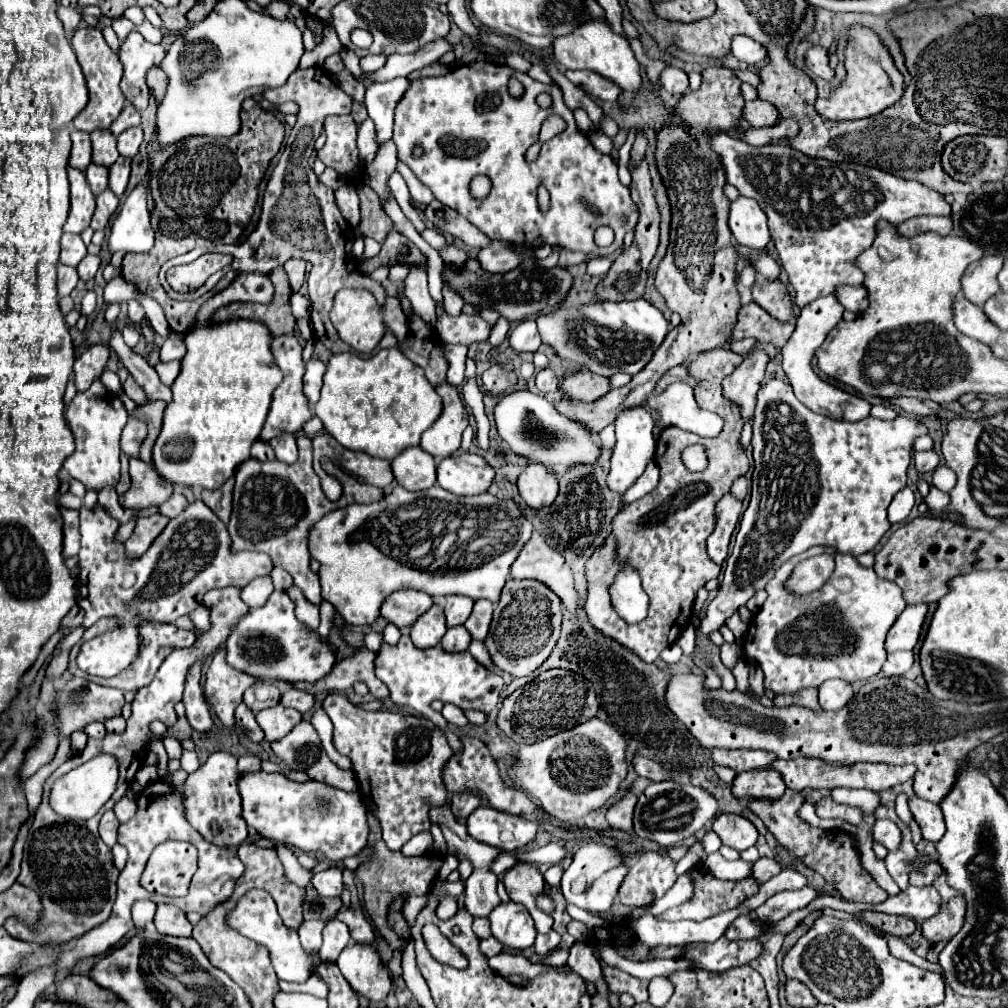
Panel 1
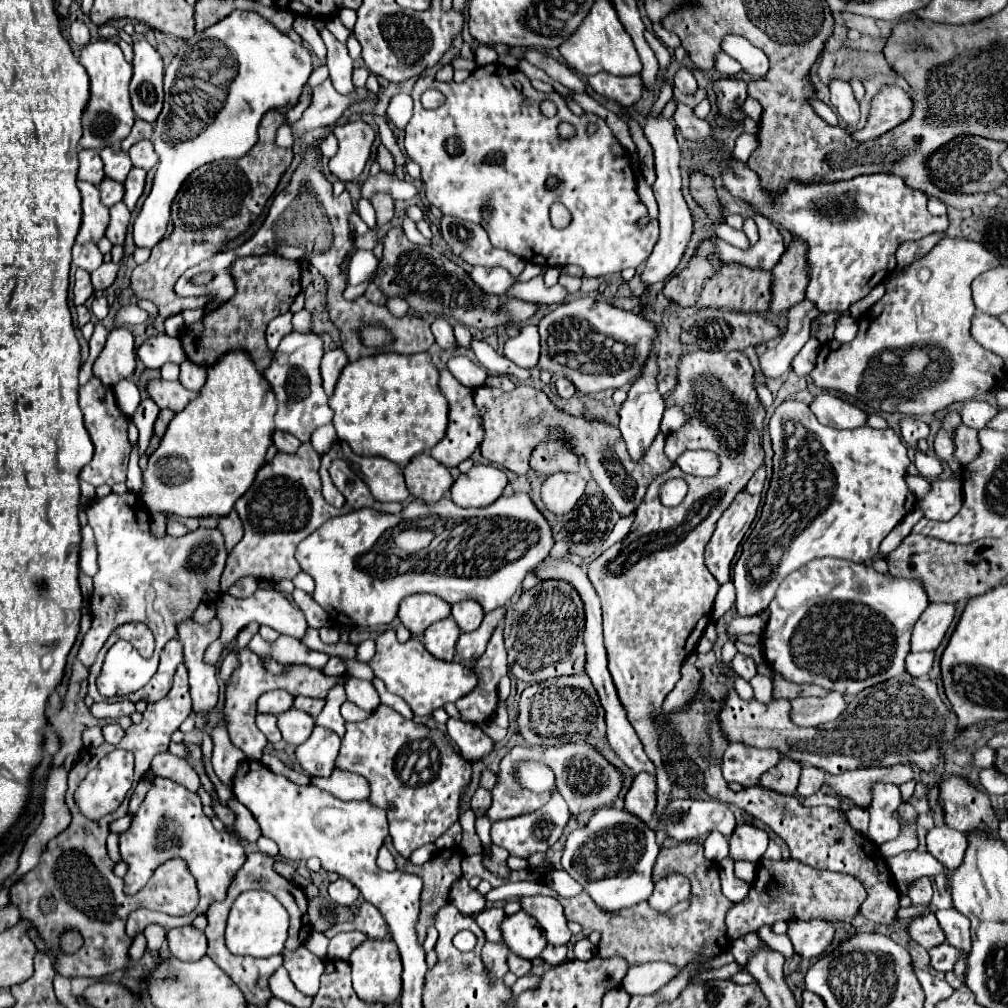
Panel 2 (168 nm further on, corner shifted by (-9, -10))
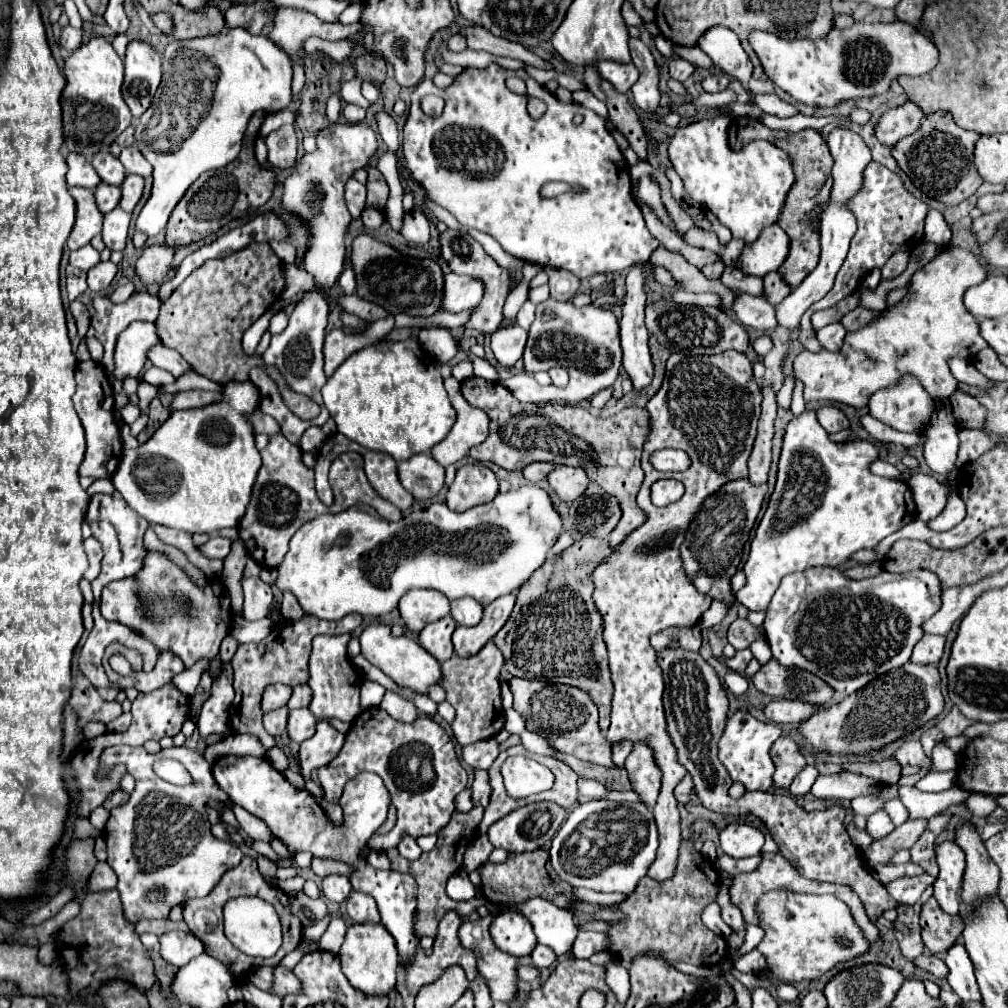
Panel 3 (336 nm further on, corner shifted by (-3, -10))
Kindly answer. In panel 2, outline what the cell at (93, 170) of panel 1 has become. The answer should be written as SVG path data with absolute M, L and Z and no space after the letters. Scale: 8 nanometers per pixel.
M103 179L99 183L99 191L101 191L101 203L107 207L113 207L115 203L119 203L123 199L123 185L113 181L113 179Z

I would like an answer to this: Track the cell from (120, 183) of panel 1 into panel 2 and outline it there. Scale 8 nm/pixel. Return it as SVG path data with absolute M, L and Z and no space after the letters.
M131 169L129 171L129 175L127 175L127 179L125 179L125 197L123 197L123 203L133 211L133 207L135 207L135 203L137 203L137 199L141 197L141 193L143 193L143 187L145 187L145 171L143 169Z

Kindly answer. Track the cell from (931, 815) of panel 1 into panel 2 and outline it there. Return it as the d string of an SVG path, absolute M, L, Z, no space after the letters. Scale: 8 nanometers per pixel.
M947 825L933 827L927 833L927 851L949 869L953 869L961 863L965 849L967 849L965 835L947 827Z

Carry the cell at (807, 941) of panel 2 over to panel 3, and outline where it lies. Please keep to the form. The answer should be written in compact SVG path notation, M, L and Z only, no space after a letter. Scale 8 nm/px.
M773 889L759 897L757 913L759 927L765 931L757 945L767 961L763 977L775 985L815 981L835 965L847 963L869 949L869 941L863 937L849 907L833 895L805 895L789 889Z

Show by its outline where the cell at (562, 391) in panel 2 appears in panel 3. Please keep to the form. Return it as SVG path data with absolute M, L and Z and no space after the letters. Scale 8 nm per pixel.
M553 367L553 369L549 369L549 375L551 375L551 379L553 379L553 385L557 385L557 387L565 387L567 381L569 381L567 369L563 369L563 367Z

